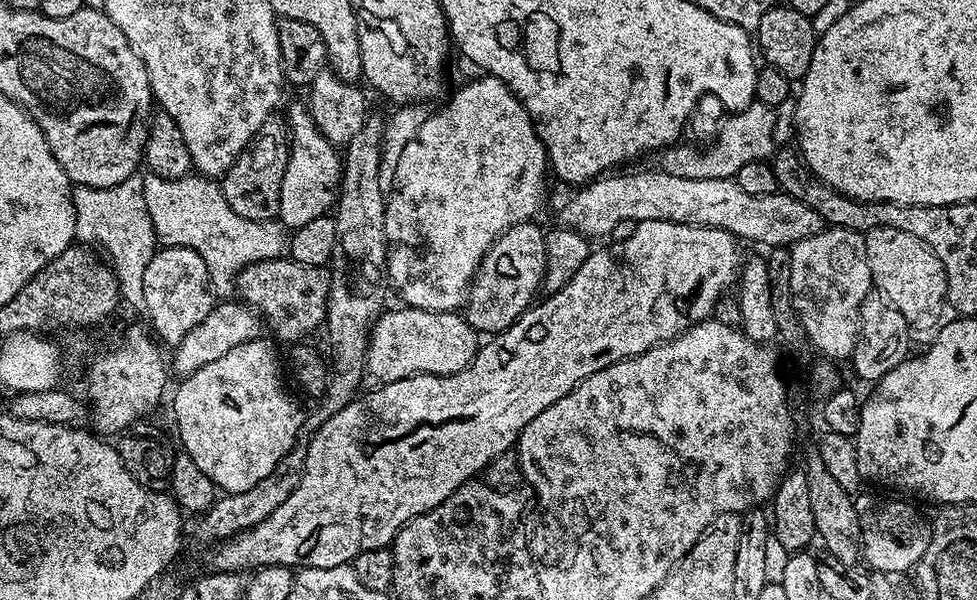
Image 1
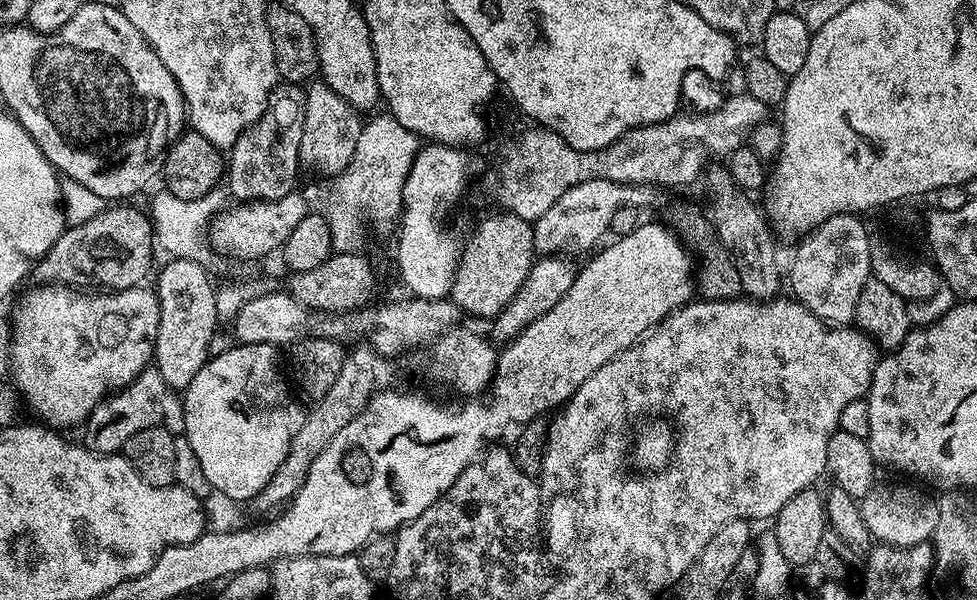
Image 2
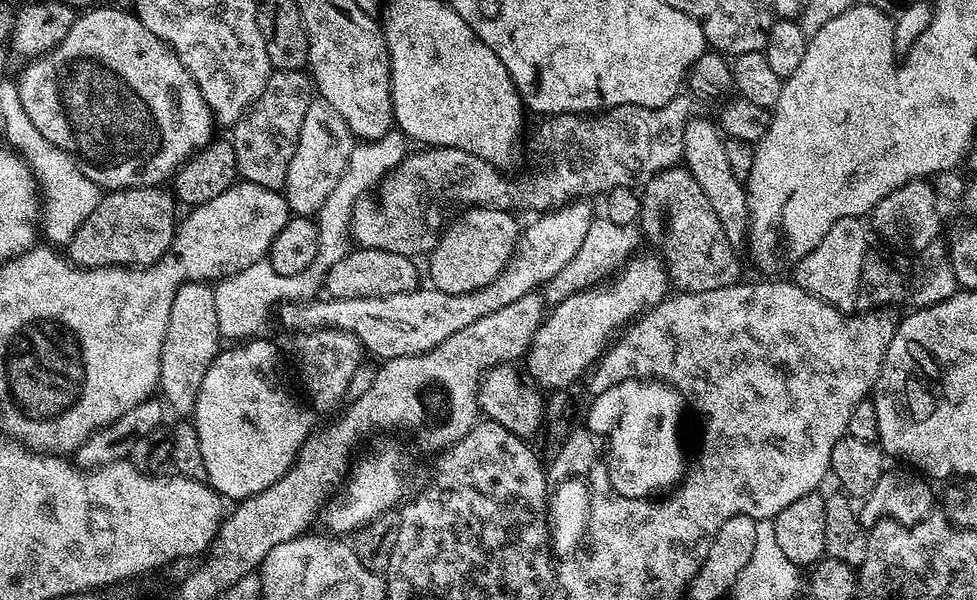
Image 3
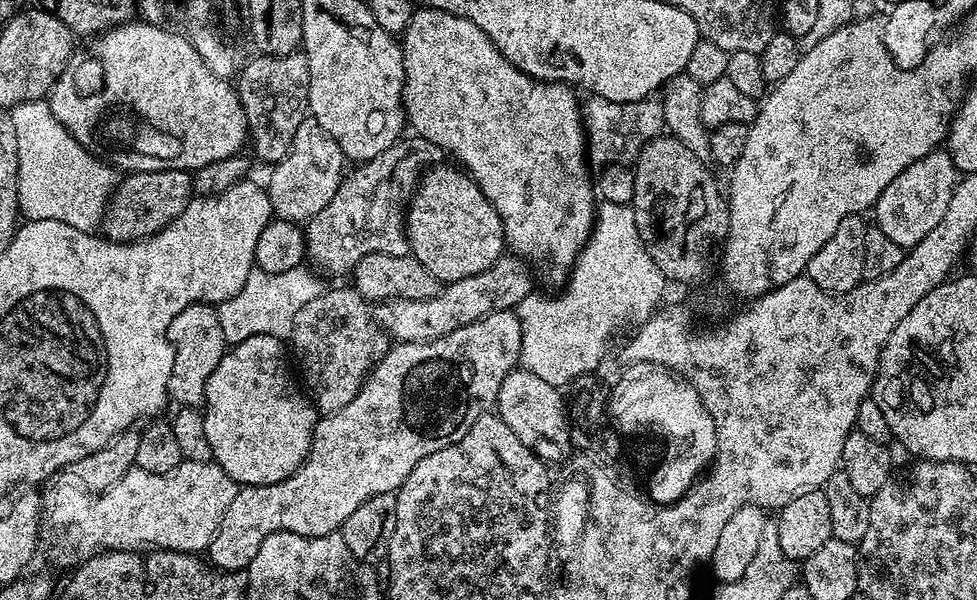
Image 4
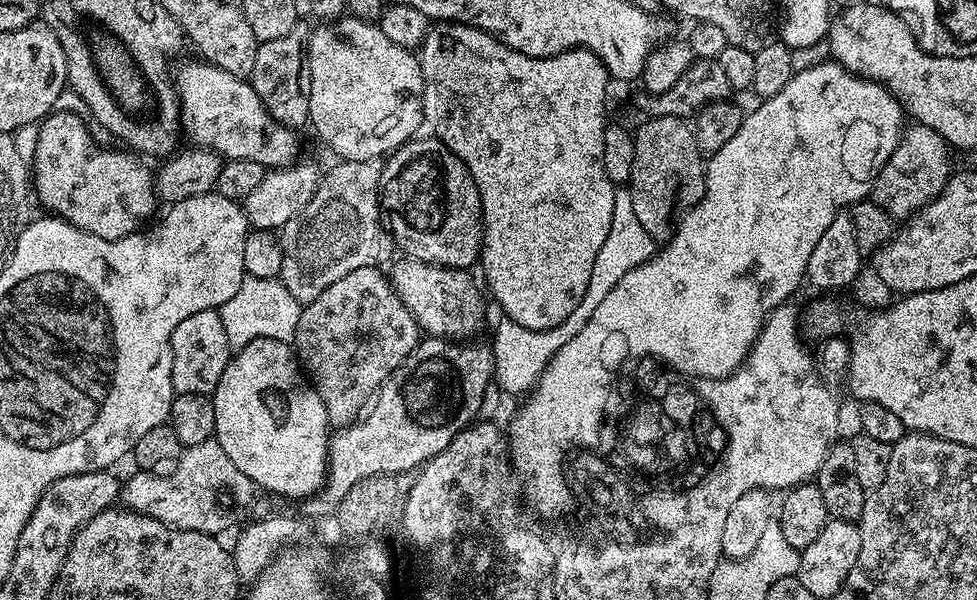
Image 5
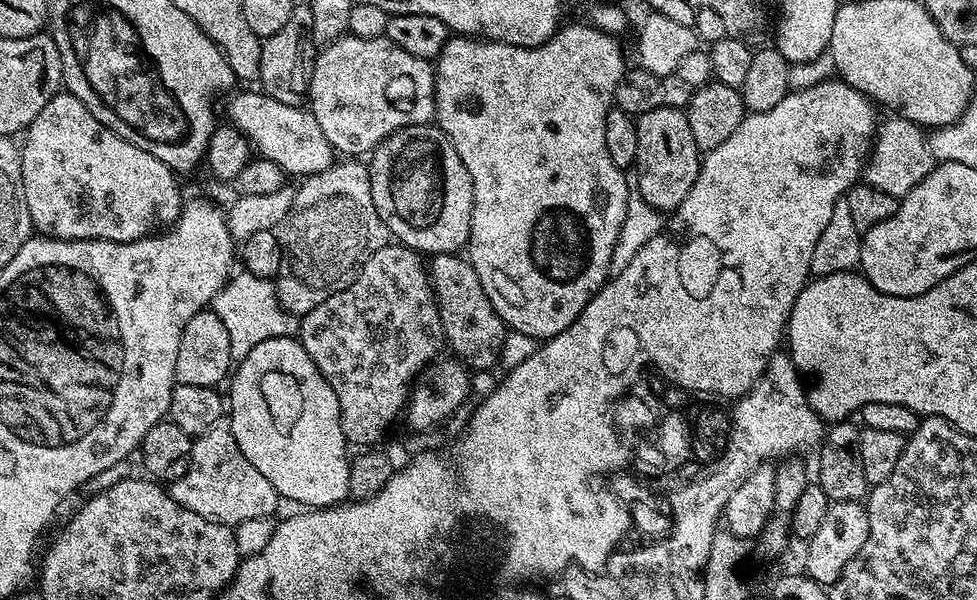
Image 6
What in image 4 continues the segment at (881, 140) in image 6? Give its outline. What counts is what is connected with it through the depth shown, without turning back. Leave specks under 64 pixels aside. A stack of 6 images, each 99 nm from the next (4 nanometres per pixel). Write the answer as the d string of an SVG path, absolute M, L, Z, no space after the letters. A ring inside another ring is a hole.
M939 148L911 163L883 190L872 207L874 225L902 249L910 250L937 228L958 183L958 173L945 149Z

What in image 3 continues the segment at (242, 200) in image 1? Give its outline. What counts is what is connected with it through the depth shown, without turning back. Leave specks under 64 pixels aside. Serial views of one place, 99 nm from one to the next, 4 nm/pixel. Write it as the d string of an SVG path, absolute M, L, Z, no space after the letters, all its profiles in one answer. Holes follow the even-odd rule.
M273 71L260 97L230 128L236 171L241 181L260 188L279 189L283 185L286 170L290 170L290 158L294 158L298 146L302 118L306 118L306 110L313 98L314 85L307 71Z

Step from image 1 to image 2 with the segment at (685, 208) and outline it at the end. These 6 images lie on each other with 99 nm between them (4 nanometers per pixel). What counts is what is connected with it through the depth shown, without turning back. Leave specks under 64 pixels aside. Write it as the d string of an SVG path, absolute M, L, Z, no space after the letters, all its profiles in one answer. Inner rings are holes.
M605 180L582 182L566 190L566 194L562 194L562 198L558 198L558 202L554 202L554 206L550 206L550 210L546 210L546 214L542 214L542 218L538 218L532 224L537 253L591 253L601 243L599 240L604 235L609 235L611 218L620 207L646 210L655 202L656 192L657 189L651 184L615 184Z

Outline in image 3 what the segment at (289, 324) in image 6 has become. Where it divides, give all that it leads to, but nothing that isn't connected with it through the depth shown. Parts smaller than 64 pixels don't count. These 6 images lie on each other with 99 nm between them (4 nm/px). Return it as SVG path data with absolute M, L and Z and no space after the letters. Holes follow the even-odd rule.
M391 130L377 140L366 140L353 147L346 170L342 178L338 178L338 186L330 190L330 198L320 207L318 223L320 225L320 253L316 260L302 274L280 276L268 264L267 259L254 262L254 266L246 266L246 270L238 270L233 276L225 276L212 288L214 307L217 308L218 328L223 339L234 338L233 341L248 340L261 332L272 312L280 305L289 302L308 302L321 291L324 277L328 275L328 267L333 260L341 260L350 248L350 225L352 209L365 195L368 187L375 185L389 170L395 170L409 155L410 144L403 132Z

